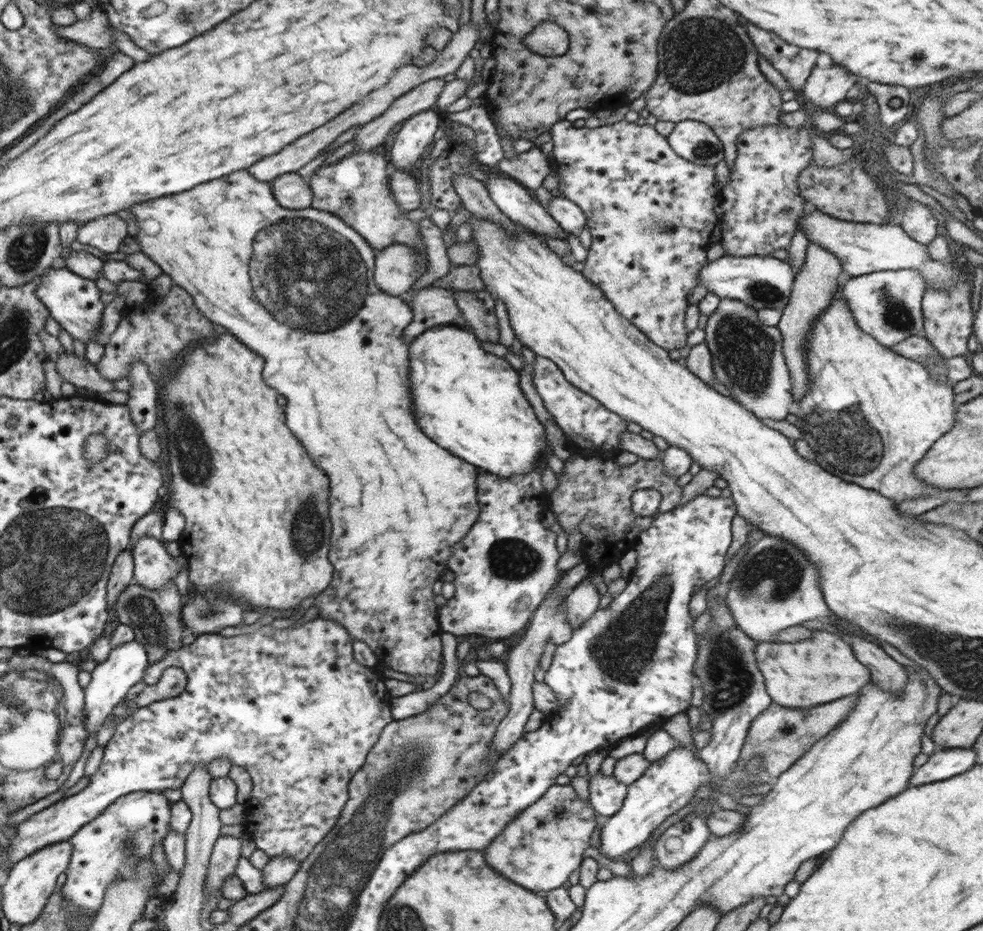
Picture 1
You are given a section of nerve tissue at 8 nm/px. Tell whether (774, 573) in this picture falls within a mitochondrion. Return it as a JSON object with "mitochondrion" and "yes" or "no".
{"mitochondrion":"yes"}

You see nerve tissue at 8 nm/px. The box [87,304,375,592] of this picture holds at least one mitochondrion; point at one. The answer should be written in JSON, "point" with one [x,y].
{"point":[195,470]}

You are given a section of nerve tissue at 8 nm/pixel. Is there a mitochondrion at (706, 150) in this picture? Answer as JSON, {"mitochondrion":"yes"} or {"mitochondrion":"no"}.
{"mitochondrion":"yes"}

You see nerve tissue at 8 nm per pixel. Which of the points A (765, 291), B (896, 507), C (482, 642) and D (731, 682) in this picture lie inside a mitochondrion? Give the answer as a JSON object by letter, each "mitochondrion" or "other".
{"A":"mitochondrion","B":"other","C":"other","D":"mitochondrion"}

